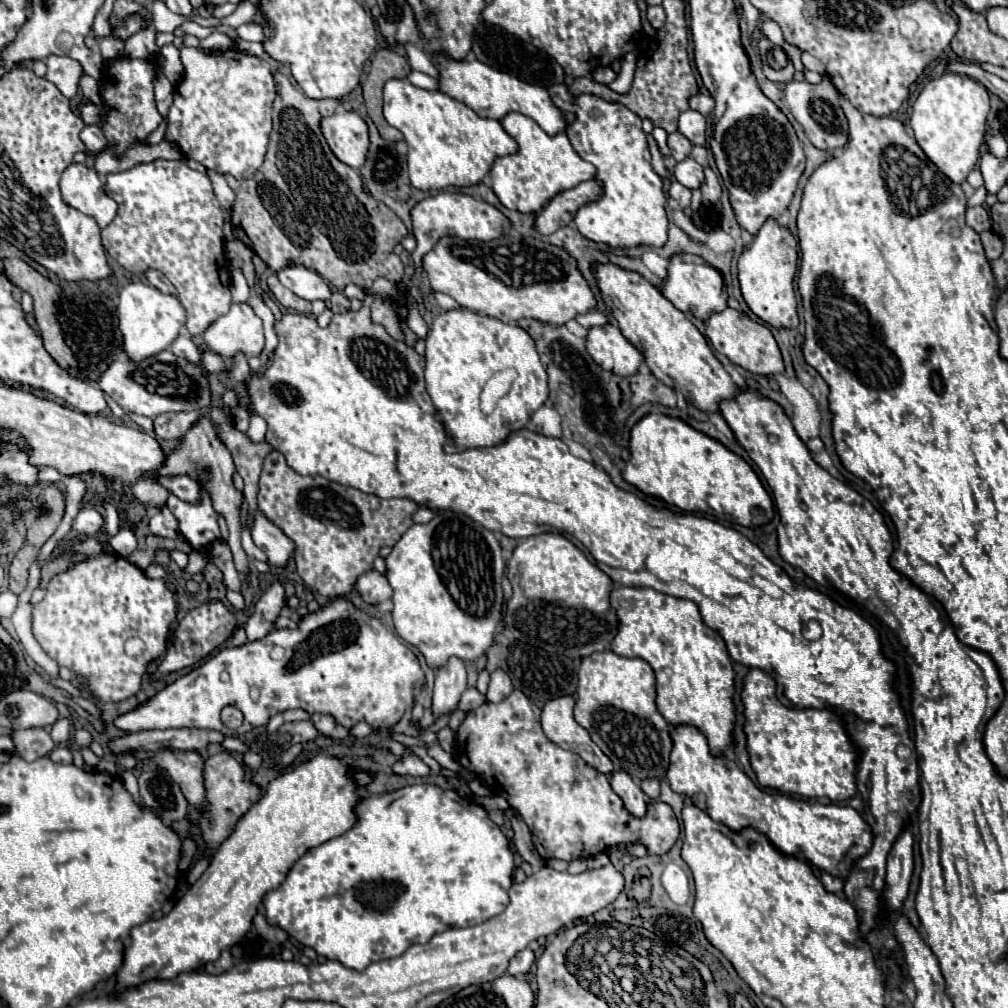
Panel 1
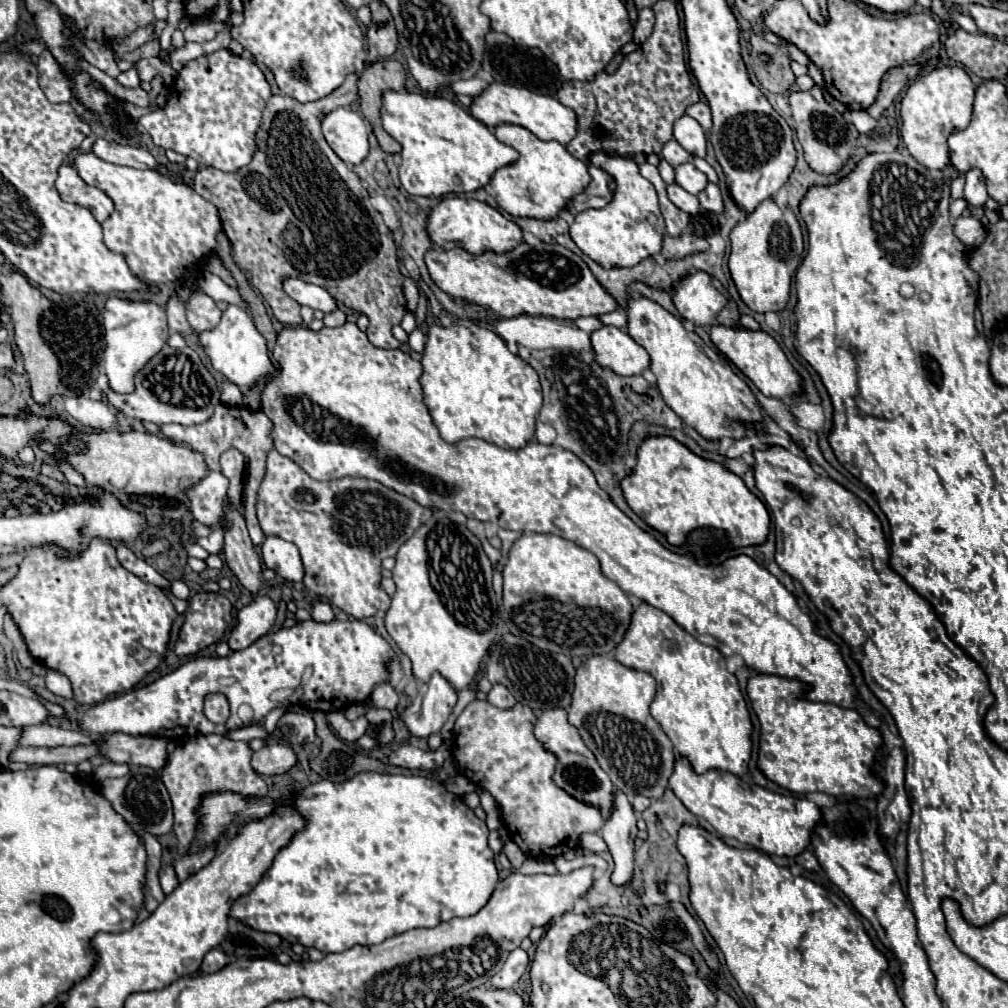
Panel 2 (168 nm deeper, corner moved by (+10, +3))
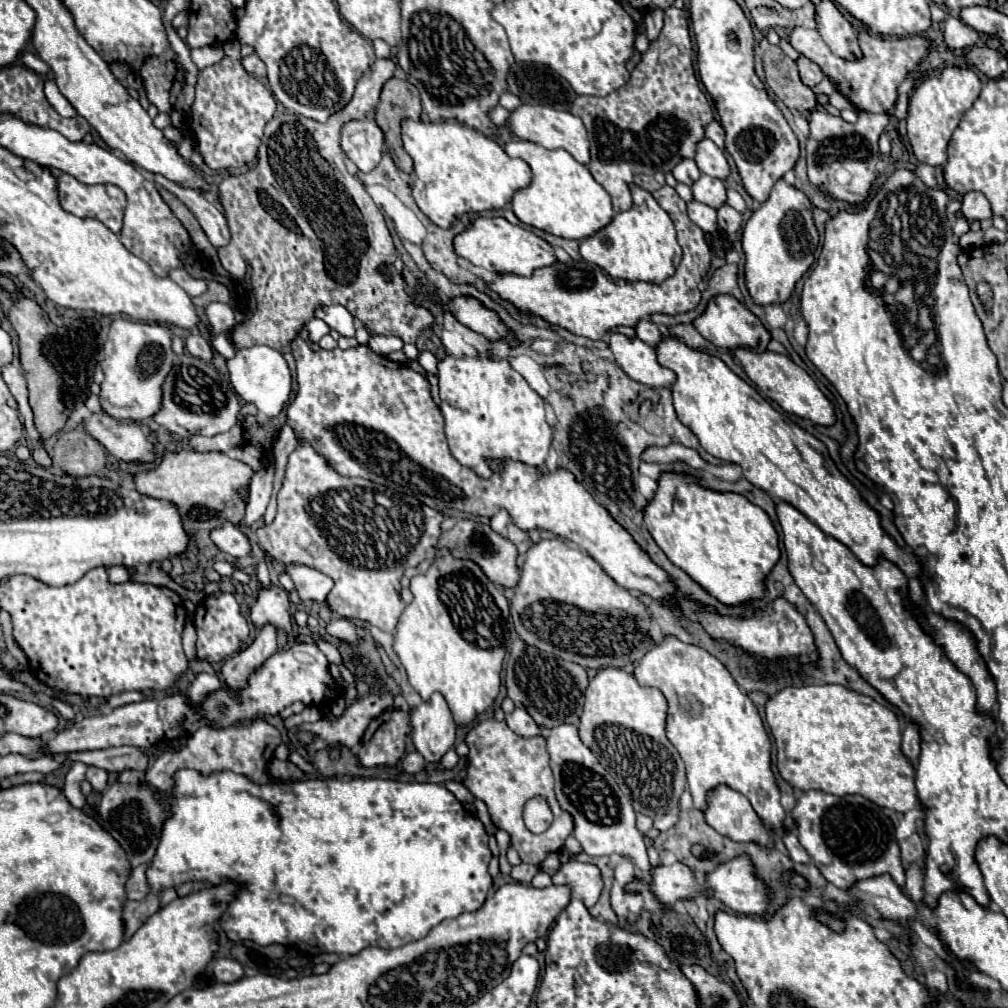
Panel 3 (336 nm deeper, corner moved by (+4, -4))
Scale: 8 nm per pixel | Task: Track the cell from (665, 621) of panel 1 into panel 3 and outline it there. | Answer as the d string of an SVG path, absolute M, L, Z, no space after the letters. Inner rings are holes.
M665 637L659 645L653 645L651 651L635 665L635 677L643 687L657 687L665 695L665 699L669 701L667 737L675 745L675 749L679 751L683 763L685 763L687 785L689 785L689 793L693 797L693 807L699 811L705 811L709 791L713 791L719 785L727 785L727 787L743 793L749 799L751 807L761 817L763 825L769 831L775 831L783 839L783 843L785 843L785 847L795 863L809 863L809 855L801 847L797 835L791 829L787 829L787 815L779 803L781 791L779 791L779 785L777 785L775 775L771 771L769 735L763 727L759 711L755 709L751 699L739 691L739 687L731 679L729 671L715 657L707 655L707 651L679 643L679 639Z

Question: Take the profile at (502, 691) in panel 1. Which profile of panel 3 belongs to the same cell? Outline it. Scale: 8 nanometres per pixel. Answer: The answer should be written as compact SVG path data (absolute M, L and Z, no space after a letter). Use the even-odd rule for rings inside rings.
M517 707L511 715L507 715L507 725L511 727L511 731L513 733L517 733L519 737L539 737L539 735L543 735L543 731L541 731L541 727L531 719L531 715L525 711L525 709L521 709L521 707Z

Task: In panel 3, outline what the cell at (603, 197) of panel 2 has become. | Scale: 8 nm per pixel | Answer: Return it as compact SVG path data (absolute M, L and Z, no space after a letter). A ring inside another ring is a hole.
M677 7L665 9L665 25L661 35L649 43L649 49L641 55L641 61L631 71L631 79L621 89L613 91L607 97L583 97L579 95L571 113L581 117L591 141L591 163L589 171L597 183L601 183L611 199L615 213L627 211L631 201L629 185L635 183L645 191L655 191L665 185L665 175L673 171L673 167L685 157L693 159L697 151L697 143L705 139L705 127L713 121L713 109L699 89L699 81L693 71L693 45L689 37L689 23L685 11Z

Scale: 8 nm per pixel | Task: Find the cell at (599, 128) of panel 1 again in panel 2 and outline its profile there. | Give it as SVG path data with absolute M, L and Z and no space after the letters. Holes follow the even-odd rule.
M591 152L587 160L589 164L611 174L617 186L613 192L613 200L605 208L589 208L575 216L575 222L569 228L573 242L581 248L583 254L605 268L635 266L643 258L659 254L665 234L665 222L653 184L639 174L639 166L631 158L611 156L607 152Z

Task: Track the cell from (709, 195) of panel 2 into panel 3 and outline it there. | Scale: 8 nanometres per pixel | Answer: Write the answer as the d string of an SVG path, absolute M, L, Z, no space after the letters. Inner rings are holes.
M723 205L717 209L717 223L723 231L727 233L737 233L743 225L743 215L739 211L735 211L729 205Z

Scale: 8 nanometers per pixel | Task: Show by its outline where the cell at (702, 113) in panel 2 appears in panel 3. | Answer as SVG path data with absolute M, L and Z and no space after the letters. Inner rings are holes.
M713 121L713 123L707 125L705 135L707 135L707 139L711 139L719 149L725 149L725 131L723 131L723 127L721 127L717 121Z

